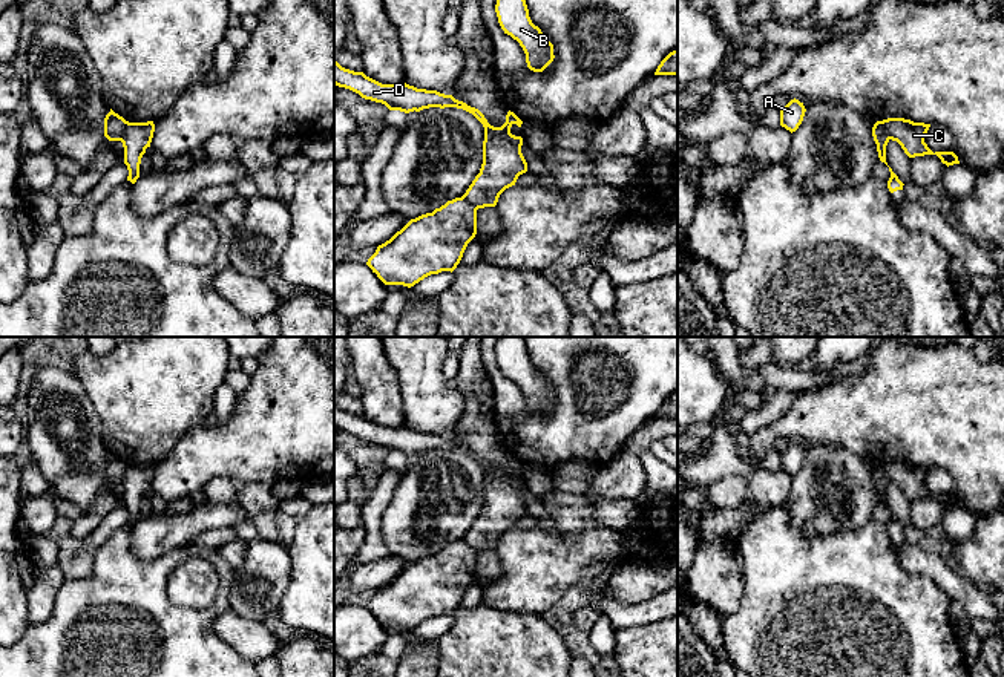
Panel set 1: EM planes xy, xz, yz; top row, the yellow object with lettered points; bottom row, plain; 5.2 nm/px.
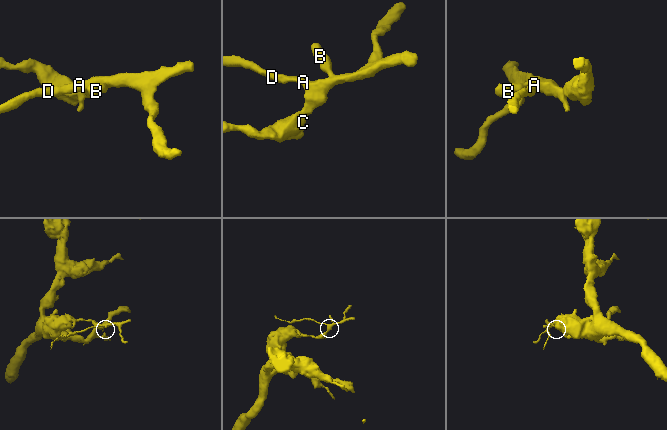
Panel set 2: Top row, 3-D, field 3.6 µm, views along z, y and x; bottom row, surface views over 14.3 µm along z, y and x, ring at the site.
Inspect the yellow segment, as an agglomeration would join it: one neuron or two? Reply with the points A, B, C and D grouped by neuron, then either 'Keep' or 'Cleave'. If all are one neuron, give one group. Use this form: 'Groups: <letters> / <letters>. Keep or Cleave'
Groups: A B D / C. Cleave

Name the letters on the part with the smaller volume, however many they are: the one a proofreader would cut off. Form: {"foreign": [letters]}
{"foreign": ["A", "B", "D"]}

